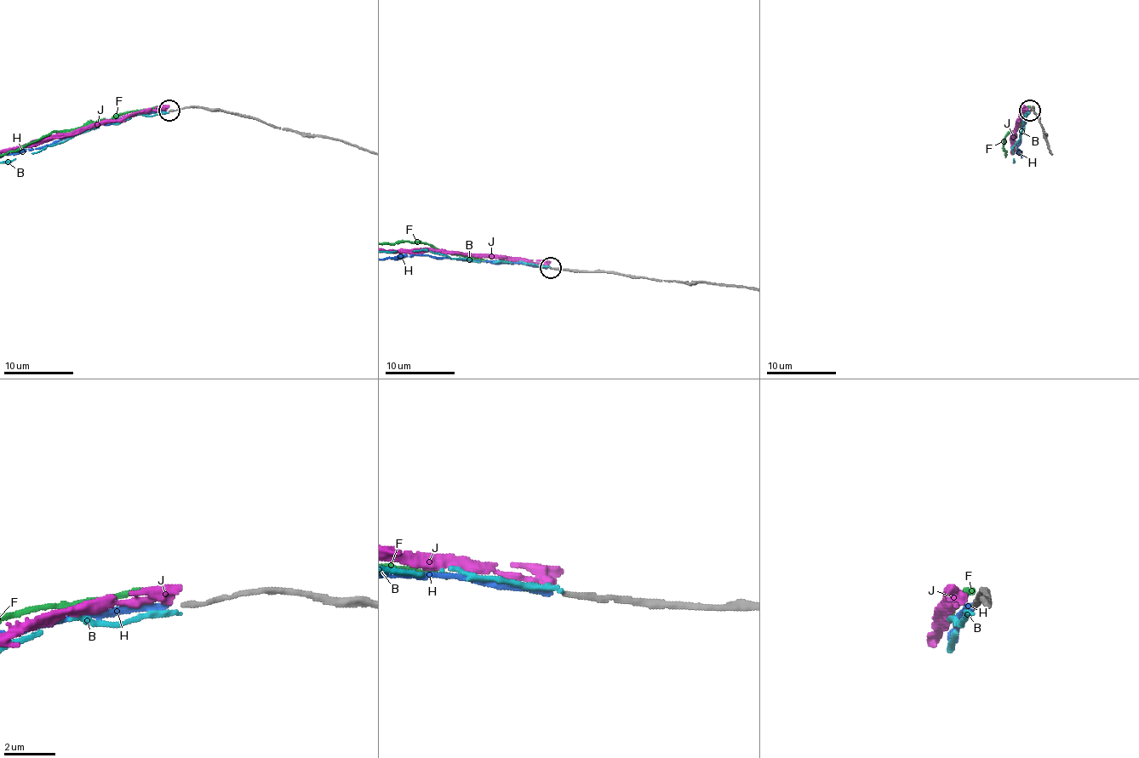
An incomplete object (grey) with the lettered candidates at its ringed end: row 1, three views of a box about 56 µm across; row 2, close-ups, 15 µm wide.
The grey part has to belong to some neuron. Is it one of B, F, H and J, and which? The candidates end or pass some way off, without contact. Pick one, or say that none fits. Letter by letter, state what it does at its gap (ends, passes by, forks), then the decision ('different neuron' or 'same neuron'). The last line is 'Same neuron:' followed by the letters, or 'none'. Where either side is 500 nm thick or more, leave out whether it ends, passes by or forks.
B: it ends; different neuron
F: it ends; different neuron
H: it ends; same neuron
J: different neuron
Same neuron: H

